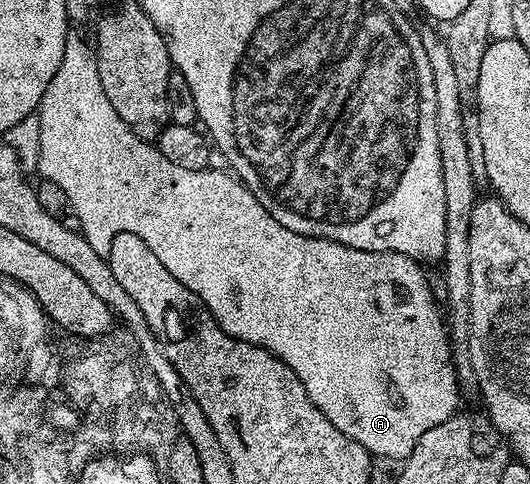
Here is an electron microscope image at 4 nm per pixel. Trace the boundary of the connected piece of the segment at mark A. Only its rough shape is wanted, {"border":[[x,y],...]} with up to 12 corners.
{"border":[[65,48],[37,173],[374,458],[456,414],[422,262],[291,231]]}

